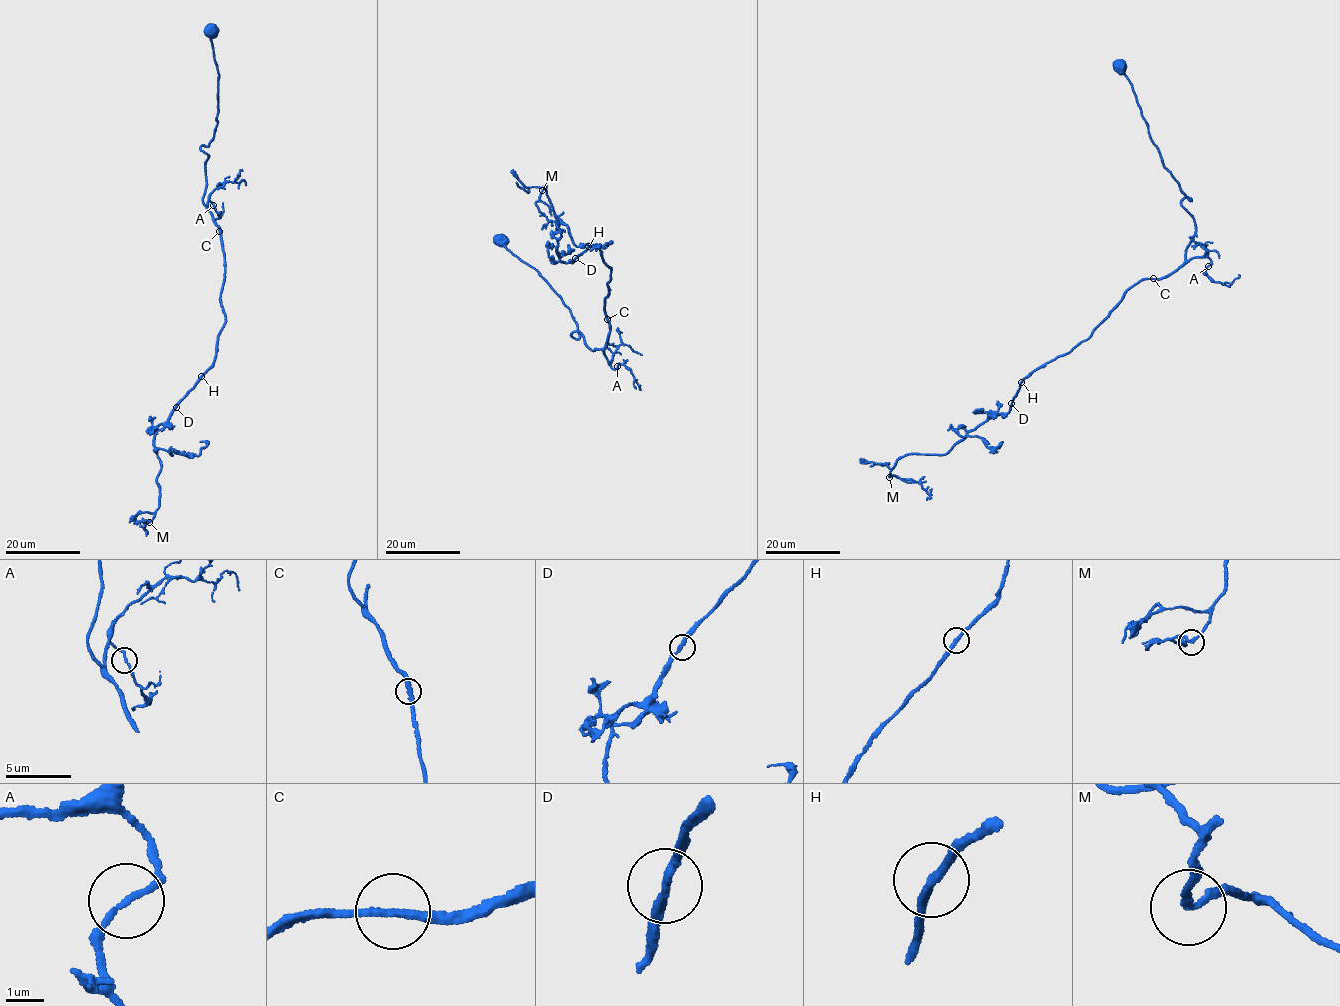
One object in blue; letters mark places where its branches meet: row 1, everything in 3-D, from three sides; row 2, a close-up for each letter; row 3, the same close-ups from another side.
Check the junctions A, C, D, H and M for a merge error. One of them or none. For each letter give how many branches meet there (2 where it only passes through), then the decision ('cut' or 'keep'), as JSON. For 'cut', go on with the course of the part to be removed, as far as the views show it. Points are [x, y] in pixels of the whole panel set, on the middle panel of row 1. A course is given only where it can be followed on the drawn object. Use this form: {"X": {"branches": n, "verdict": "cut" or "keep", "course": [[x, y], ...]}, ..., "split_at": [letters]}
{"A": {"branches": 2, "verdict": "keep"}, "C": {"branches": 2, "verdict": "keep"}, "D": {"branches": 2, "verdict": "keep"}, "H": {"branches": 2, "verdict": "keep"}, "M": {"branches": 2, "verdict": "keep"}, "split_at": []}

